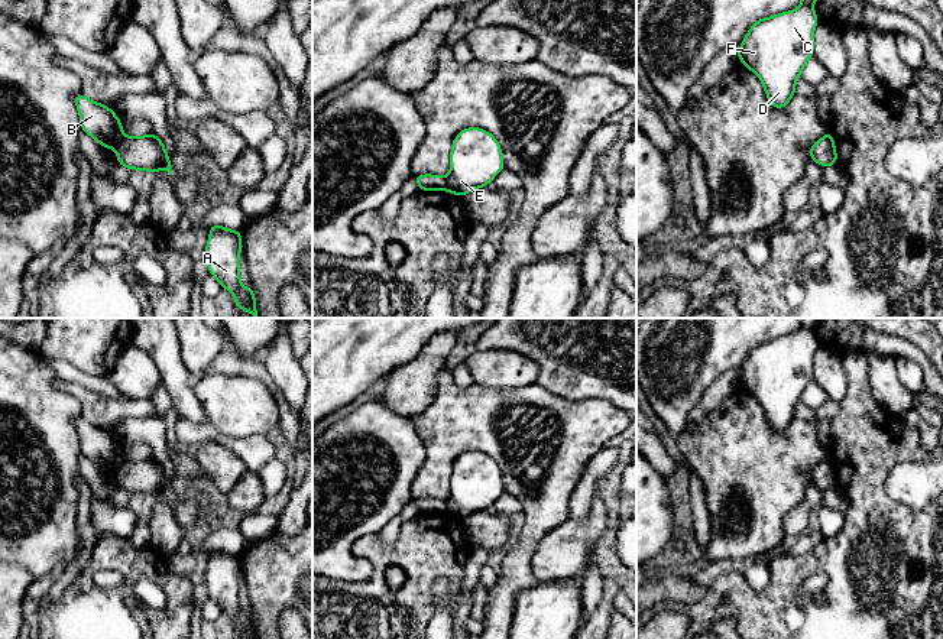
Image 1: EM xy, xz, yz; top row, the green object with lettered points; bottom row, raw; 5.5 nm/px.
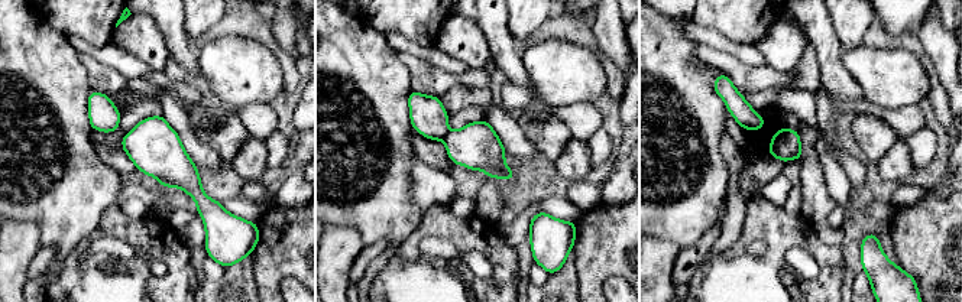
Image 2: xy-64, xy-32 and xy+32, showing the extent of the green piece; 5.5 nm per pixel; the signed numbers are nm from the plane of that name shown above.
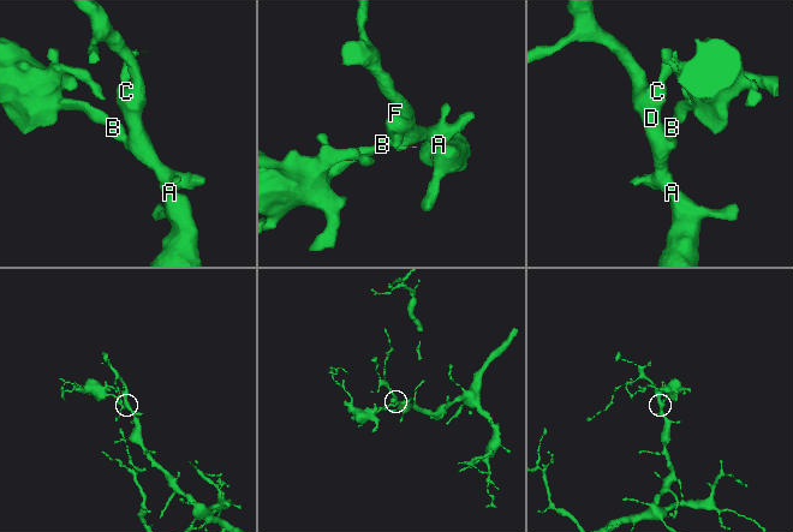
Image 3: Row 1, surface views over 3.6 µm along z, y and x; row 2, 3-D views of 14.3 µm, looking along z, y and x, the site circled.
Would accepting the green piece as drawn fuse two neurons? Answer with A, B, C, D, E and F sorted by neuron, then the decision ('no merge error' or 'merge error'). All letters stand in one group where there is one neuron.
A C D E F / B | merge error

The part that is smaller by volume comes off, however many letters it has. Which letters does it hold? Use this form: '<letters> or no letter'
B

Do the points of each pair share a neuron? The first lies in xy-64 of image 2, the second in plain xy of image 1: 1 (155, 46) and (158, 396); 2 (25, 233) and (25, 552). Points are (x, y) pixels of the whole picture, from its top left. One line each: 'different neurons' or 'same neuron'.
1: different neurons
2: different neurons

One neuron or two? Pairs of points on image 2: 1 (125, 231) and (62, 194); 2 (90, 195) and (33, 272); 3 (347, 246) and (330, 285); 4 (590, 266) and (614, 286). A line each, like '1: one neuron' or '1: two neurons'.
1: two neurons
2: two neurons
3: one neuron
4: two neurons

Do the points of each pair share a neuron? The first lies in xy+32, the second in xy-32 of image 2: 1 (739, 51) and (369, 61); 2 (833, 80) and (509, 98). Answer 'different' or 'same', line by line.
1: different
2: different

